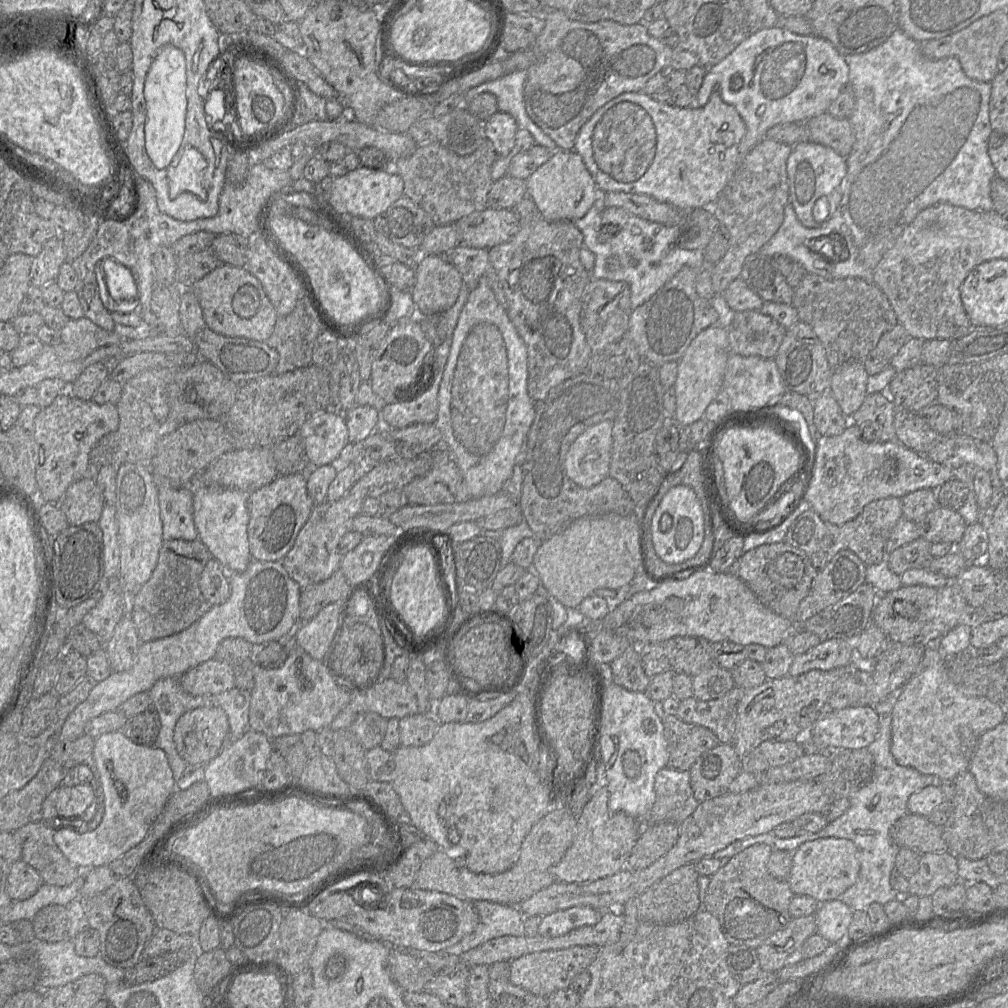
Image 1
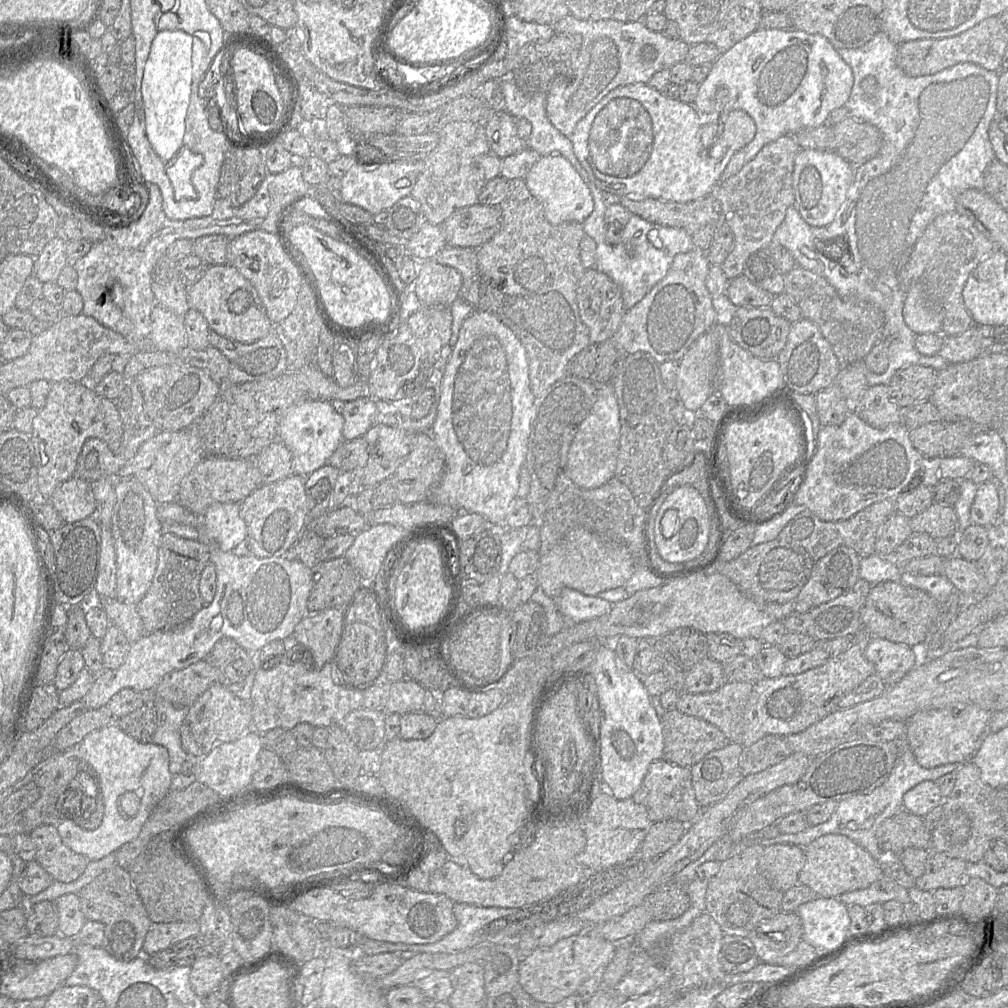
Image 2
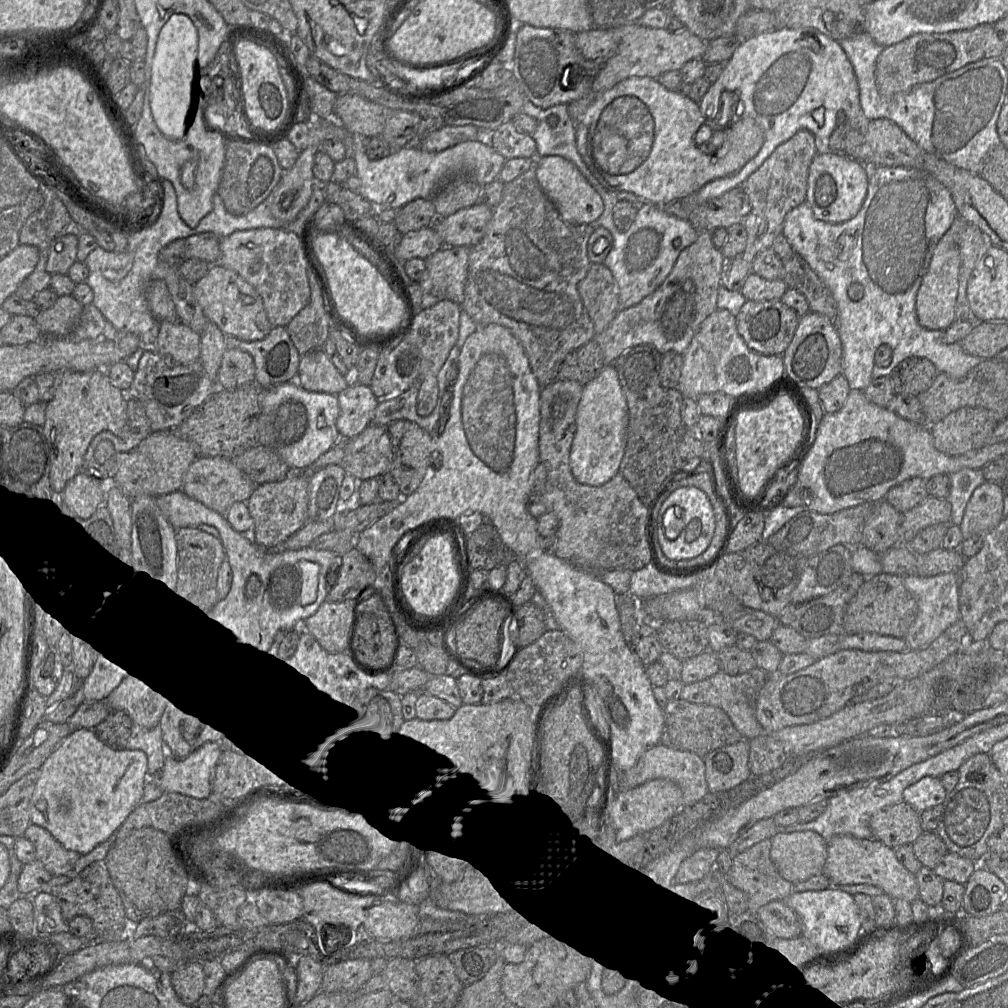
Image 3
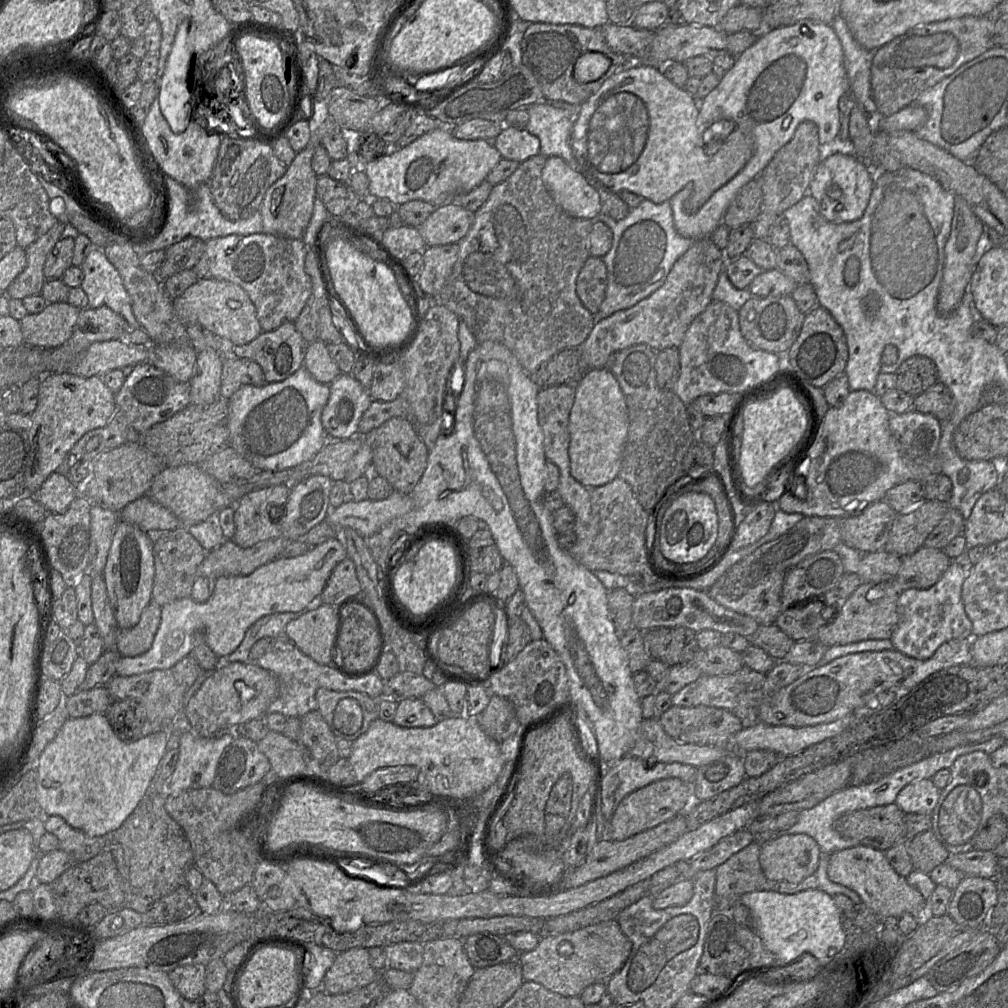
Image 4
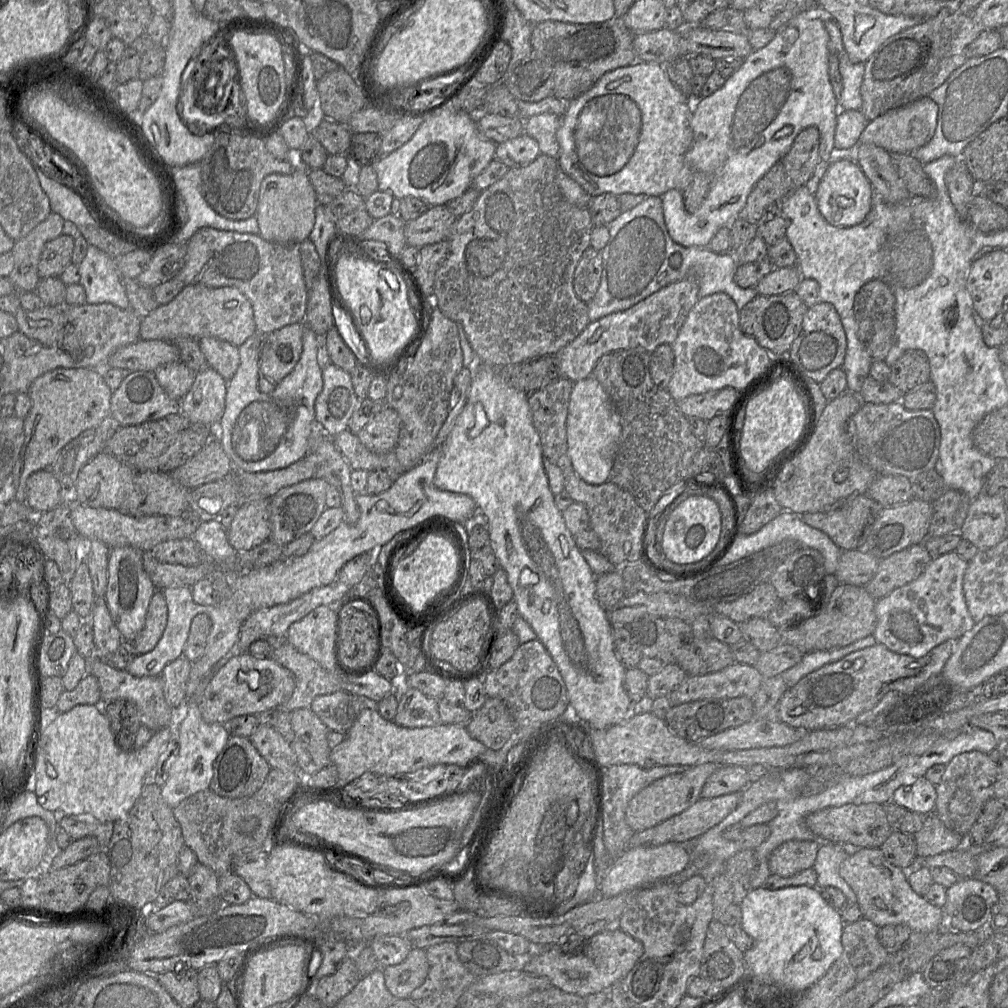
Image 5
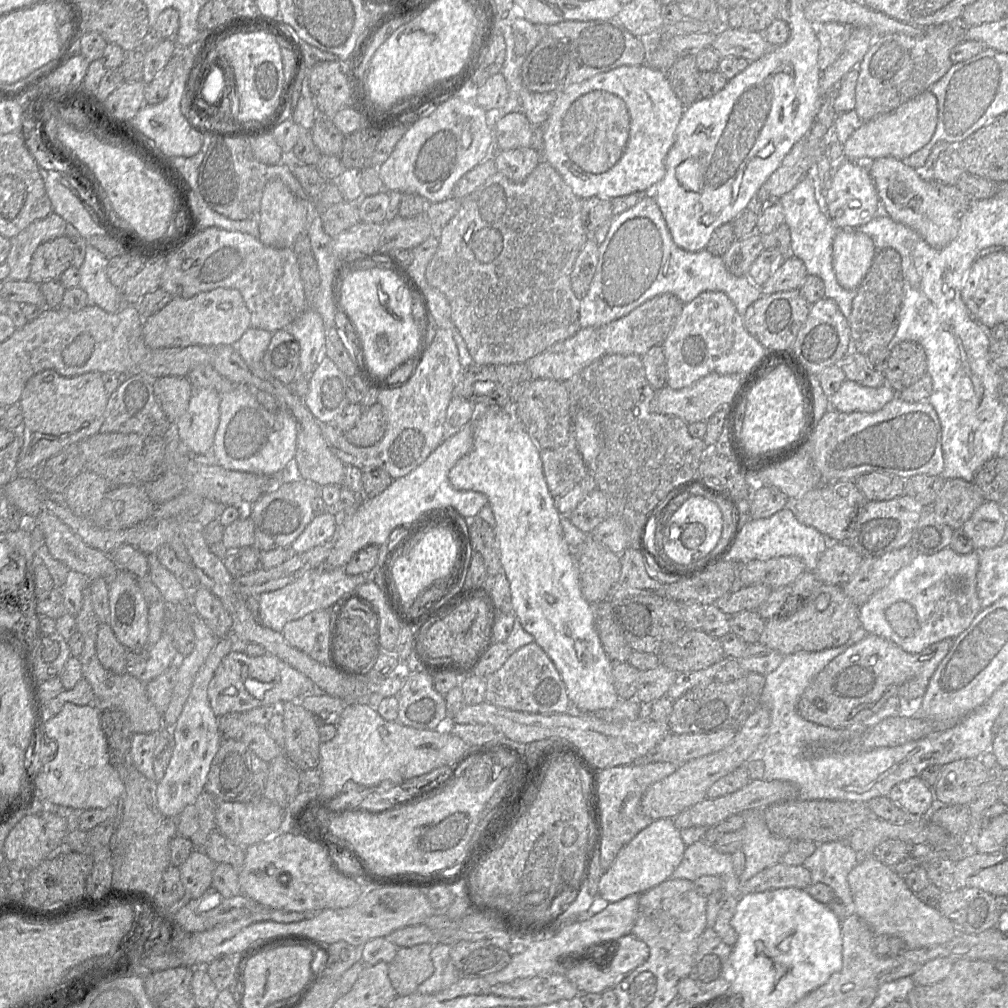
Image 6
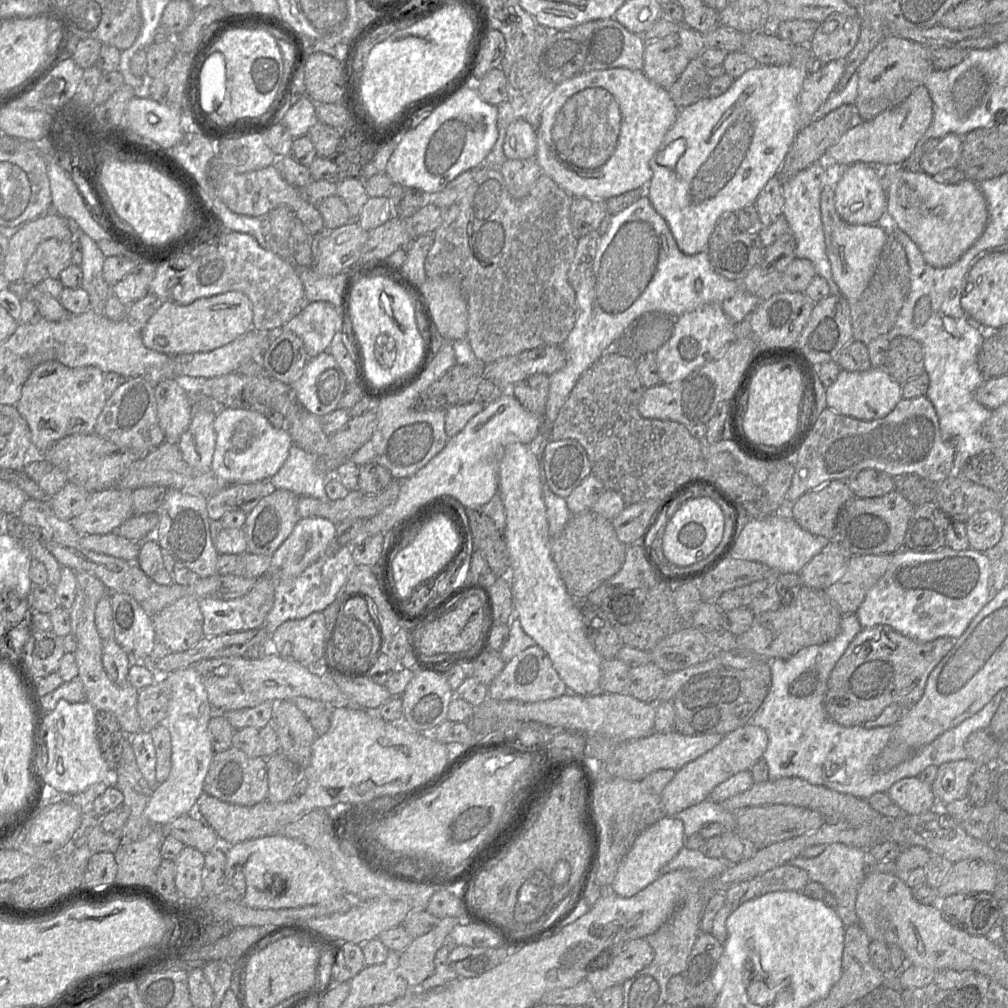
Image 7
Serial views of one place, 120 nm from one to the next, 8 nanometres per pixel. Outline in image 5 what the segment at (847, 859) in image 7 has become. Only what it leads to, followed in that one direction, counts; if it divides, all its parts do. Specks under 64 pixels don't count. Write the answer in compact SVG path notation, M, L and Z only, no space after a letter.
M837 843L819 846L813 869L817 874L816 887L835 887L846 897L848 904L857 904L857 896L839 874L841 863L848 854Z

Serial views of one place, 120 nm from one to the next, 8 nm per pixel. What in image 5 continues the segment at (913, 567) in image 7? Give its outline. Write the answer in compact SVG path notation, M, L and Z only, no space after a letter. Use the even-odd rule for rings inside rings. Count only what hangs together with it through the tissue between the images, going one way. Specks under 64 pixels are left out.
M956 552L933 557L917 579L877 599L875 603L877 624L873 633L877 643L895 653L921 658L939 644L947 640L957 641L972 629L975 622L968 611L963 593L963 578L967 567L968 562ZM895 611L906 611L915 617L922 633L922 640L919 643L908 644L891 632L890 616Z

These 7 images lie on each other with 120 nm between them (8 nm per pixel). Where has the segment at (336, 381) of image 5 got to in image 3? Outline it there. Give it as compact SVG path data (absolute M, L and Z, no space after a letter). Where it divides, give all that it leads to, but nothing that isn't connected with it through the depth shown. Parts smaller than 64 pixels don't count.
M350 384L337 395L339 416L336 420L338 441L349 441L360 434L373 417L378 404L367 385Z

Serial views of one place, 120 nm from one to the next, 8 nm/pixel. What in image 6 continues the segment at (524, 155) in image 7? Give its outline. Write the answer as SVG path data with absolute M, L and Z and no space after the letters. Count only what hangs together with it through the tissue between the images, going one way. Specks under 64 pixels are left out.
M509 113L495 125L494 136L501 151L532 145L533 127L522 113Z

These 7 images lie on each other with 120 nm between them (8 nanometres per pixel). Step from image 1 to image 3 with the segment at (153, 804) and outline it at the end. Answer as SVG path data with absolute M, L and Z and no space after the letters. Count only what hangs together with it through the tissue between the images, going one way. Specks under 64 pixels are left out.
M133 725L126 744L118 747L103 742L95 728L76 729L40 768L41 776L29 806L30 824L47 829L67 850L88 854L114 834L141 803L149 775L153 776L157 768L161 770L163 764L163 741L159 729Z

